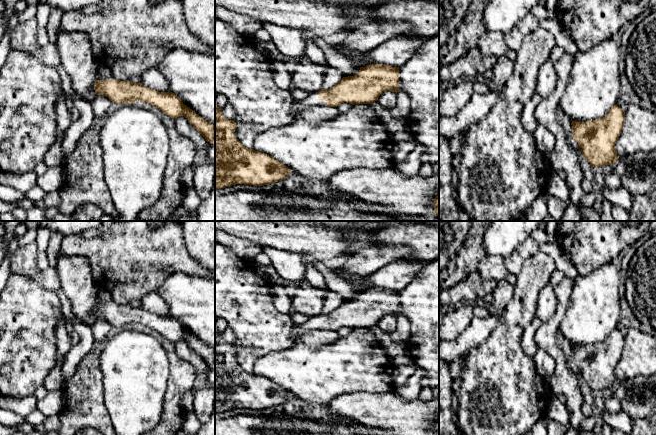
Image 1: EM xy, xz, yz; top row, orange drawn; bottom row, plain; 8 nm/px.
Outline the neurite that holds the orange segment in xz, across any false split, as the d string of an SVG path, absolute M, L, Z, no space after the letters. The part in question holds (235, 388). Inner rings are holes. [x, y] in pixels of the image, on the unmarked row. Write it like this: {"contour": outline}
{"contour": "M215 326L215 414L236 408L270 409L286 402L292 395L265 377L248 373L235 361L236 346L228 344Z"}

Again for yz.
{"contour": "M615 328L603 342L571 346L573 363L592 391L613 389L618 384L615 369L624 345L625 336Z"}

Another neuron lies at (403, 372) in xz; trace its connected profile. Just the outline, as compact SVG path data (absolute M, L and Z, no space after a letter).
M414 362L402 364L396 367L392 377L395 389L404 385L406 380L415 373L416 367L417 366L414 364Z

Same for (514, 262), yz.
M531 236L522 242L517 249L507 258L505 264L508 272L518 275L524 262L540 251L539 242Z

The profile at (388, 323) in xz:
M392 315L383 316L377 326L387 333L394 333L397 328L397 317Z

